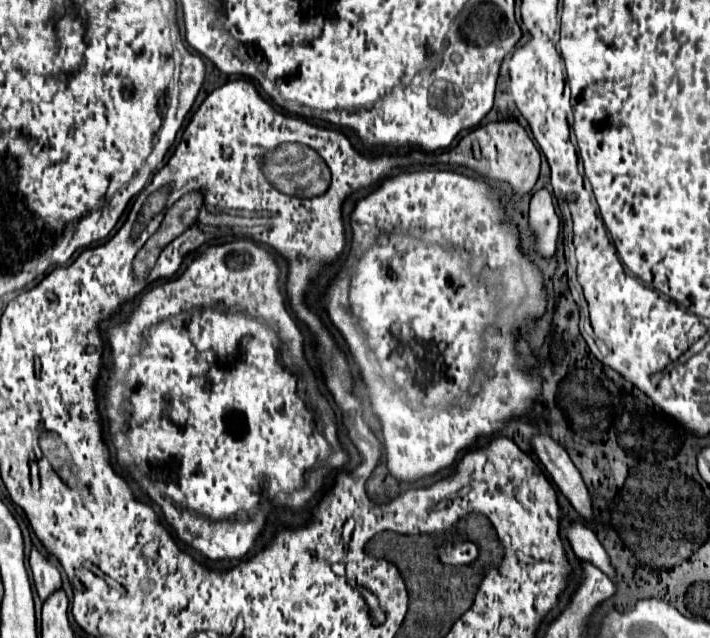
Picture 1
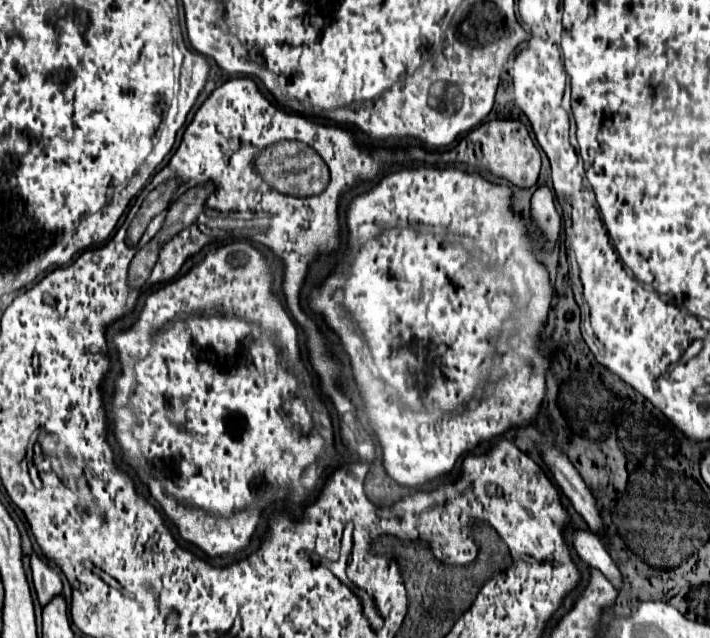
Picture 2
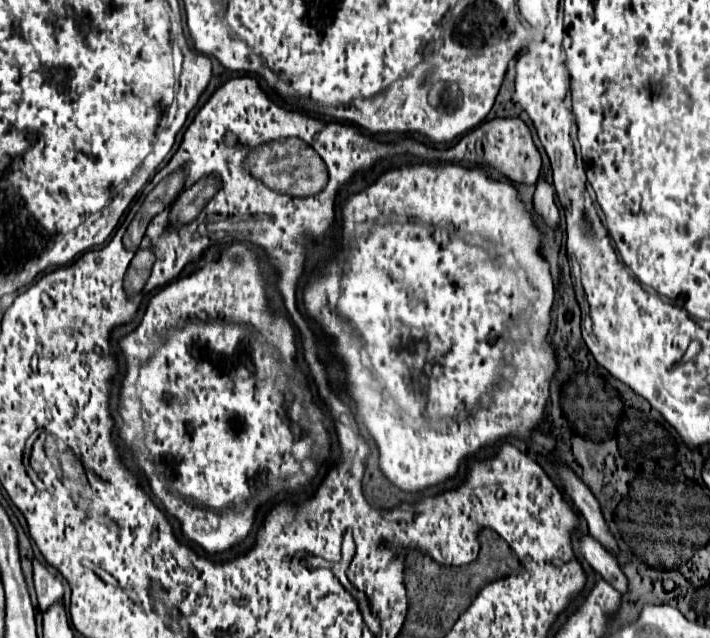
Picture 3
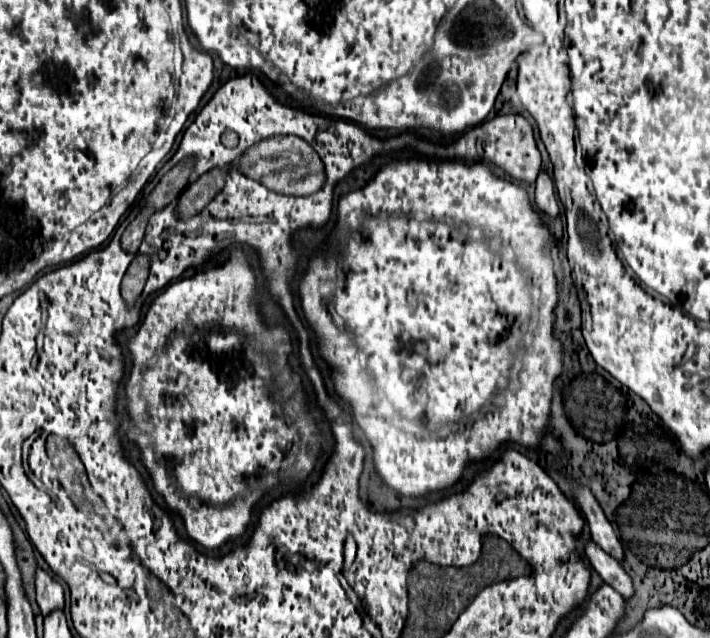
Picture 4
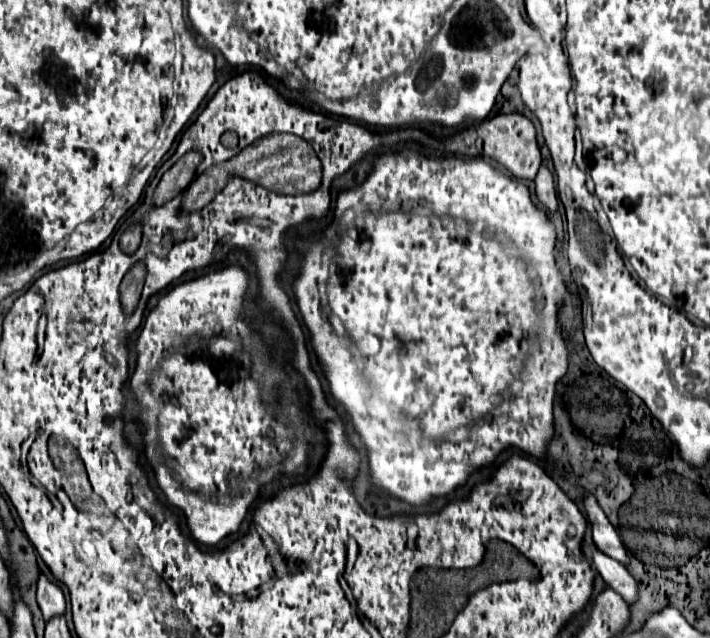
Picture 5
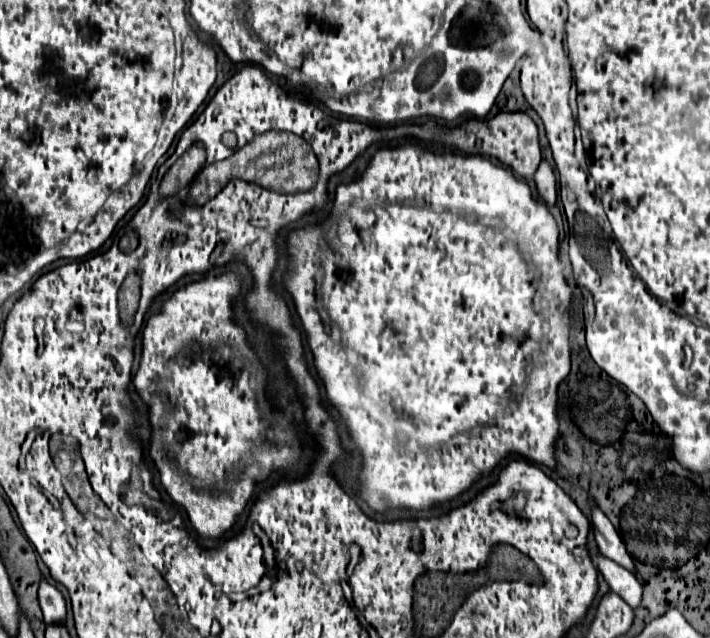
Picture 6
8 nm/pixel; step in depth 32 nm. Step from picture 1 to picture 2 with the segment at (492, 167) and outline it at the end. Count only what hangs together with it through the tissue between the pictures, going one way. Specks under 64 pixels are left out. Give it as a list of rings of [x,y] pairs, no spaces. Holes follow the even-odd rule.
[[[490,120],[470,130],[450,152],[438,152],[438,160],[444,164],[470,164],[478,170],[488,170],[498,178],[508,180],[518,188],[530,188],[538,182],[541,170],[541,155],[534,146],[528,128],[520,120]]]

